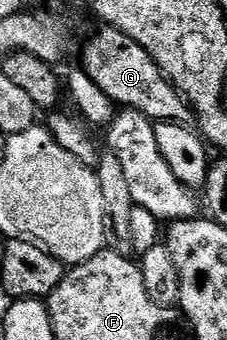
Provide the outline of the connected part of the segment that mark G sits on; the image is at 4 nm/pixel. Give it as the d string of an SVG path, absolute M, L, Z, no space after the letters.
M100 28L100 31L84 46L84 66L82 66L82 70L83 73L90 76L90 80L94 80L94 84L98 84L98 88L102 88L102 92L106 92L106 96L117 107L137 110L153 120L179 122L181 124L189 121L187 118L188 114L190 118L190 107L184 95L160 71L158 64L150 56L150 52L146 52L146 48L142 48L142 44L130 40L130 36L126 36L121 30Z

